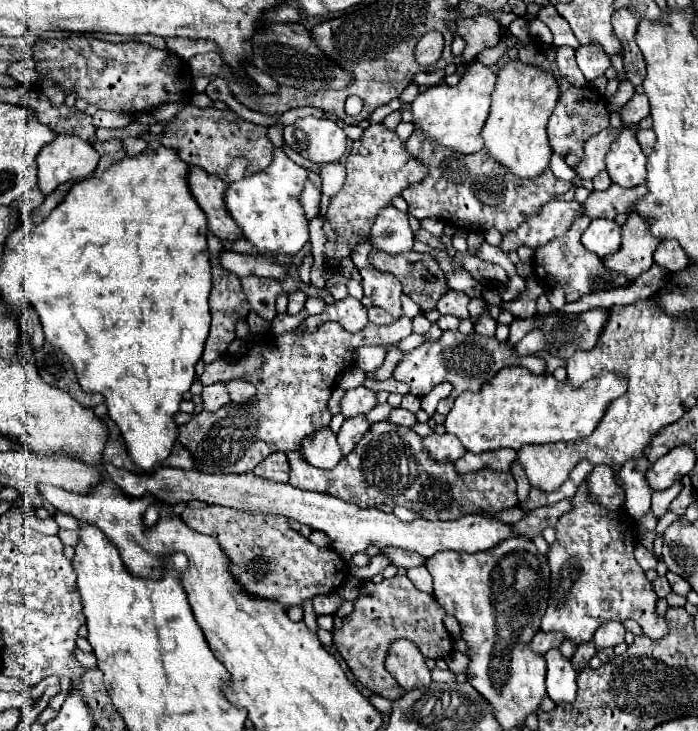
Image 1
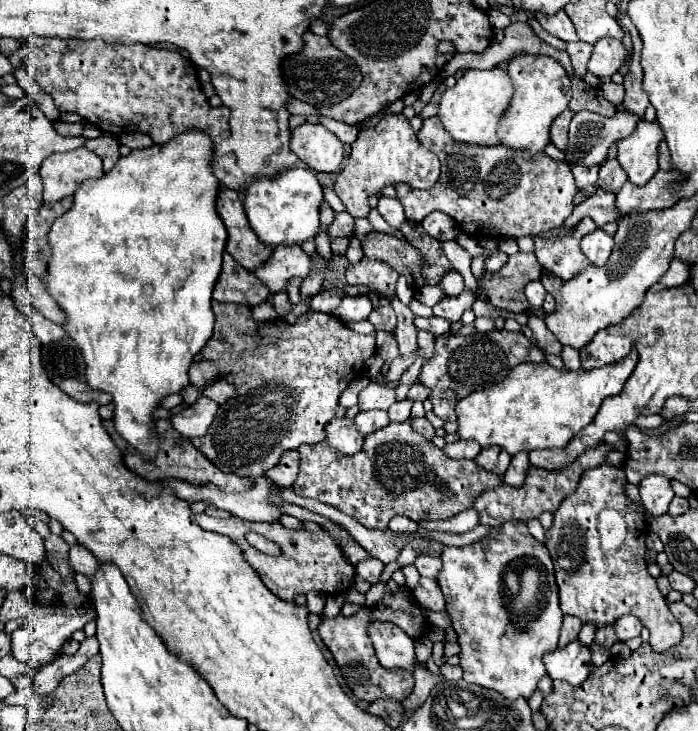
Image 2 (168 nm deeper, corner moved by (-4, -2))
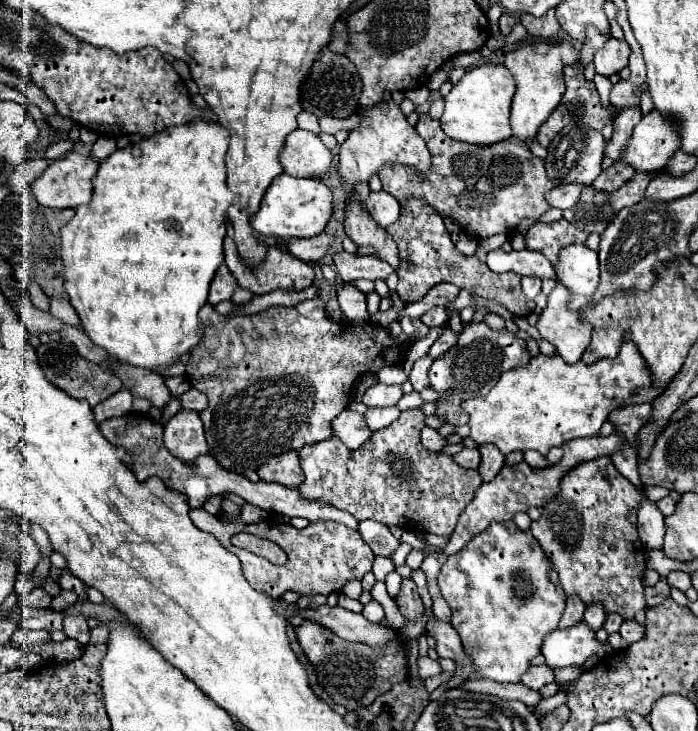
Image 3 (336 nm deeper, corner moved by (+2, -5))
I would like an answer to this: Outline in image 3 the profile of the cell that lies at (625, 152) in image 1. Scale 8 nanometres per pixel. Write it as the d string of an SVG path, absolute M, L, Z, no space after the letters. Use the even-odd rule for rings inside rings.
M651 111L647 115L643 115L641 123L633 129L633 137L629 141L629 145L623 149L621 153L621 161L625 161L627 165L631 165L637 173L655 173L655 171L661 171L669 157L679 149L679 135L673 127L673 123L665 121L661 117L659 111Z

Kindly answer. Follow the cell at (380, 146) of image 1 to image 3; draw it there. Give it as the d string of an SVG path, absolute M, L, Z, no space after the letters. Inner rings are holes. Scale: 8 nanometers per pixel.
M393 101L379 103L375 107L365 109L365 121L359 131L351 131L349 139L339 149L339 177L345 187L355 187L357 183L367 183L373 175L379 173L383 165L399 163L405 167L413 167L419 177L425 177L431 167L431 153L425 141L417 135L417 131L407 123L399 105Z

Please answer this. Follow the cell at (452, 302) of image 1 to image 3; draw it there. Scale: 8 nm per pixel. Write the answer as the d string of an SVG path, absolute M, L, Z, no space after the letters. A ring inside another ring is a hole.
M435 307L435 309L437 309L437 313L427 311L427 313L421 317L421 321L423 321L425 325L429 325L429 327L443 327L443 325L447 323L447 319L449 319L447 309L445 309L445 307Z

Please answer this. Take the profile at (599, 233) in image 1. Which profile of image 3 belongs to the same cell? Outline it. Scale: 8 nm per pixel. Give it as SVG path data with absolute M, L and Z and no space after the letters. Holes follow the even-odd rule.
M569 245L561 251L561 261L555 271L557 279L573 293L569 307L579 309L595 293L599 283L597 251L587 245Z

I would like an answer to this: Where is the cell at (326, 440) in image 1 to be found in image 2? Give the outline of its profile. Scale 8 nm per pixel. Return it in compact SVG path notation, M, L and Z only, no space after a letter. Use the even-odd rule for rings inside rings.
M333 418L327 424L327 442L343 454L357 454L363 446L363 436L357 432L351 418Z

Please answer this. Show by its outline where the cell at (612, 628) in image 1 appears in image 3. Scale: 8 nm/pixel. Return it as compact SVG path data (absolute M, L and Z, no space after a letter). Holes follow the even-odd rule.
M623 621L619 633L621 633L621 637L623 637L627 643L635 643L635 641L639 641L639 639L643 637L645 629L643 629L643 625L639 625L637 621Z

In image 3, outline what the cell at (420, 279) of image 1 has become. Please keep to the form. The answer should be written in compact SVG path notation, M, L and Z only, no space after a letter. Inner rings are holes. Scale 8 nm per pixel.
M351 199L347 201L343 225L345 225L345 233L353 239L353 243L357 247L373 247L375 249L373 255L387 261L397 271L399 255L397 255L395 241L383 227L377 227L377 223L371 219L371 215L361 211L361 207L357 203L353 203Z

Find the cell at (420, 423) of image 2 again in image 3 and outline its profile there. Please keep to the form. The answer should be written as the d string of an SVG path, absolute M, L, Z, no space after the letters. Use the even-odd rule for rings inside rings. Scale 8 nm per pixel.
M423 427L423 429L421 429L421 443L423 443L425 449L435 451L435 453L441 451L443 445L445 445L443 437L441 437L435 429L431 429L431 427Z

